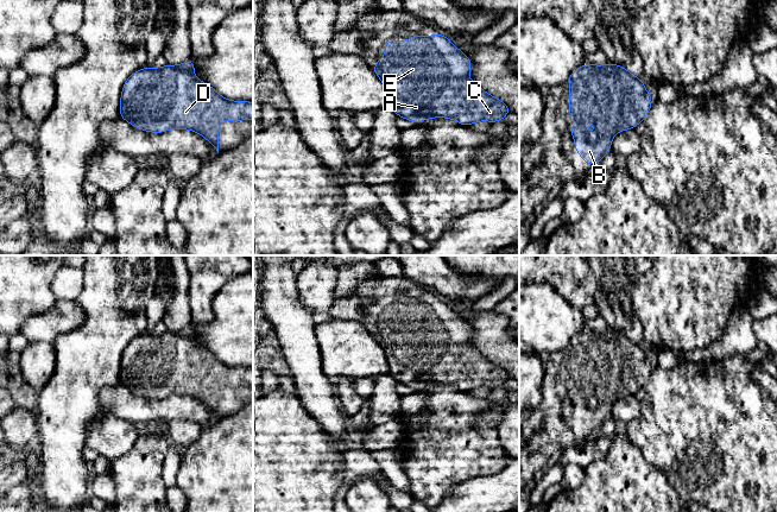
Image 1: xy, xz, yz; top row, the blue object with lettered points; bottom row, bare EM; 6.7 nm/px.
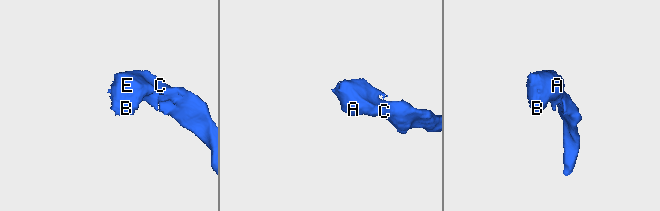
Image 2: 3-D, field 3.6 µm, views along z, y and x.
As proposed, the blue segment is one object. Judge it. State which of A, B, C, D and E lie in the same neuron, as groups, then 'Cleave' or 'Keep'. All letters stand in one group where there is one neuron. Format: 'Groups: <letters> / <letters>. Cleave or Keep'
Groups: A B C D E. Keep

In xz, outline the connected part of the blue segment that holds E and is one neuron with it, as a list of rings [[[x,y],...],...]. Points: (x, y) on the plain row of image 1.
[[[440,298],[436,302],[412,302],[410,306],[388,306],[385,321],[372,334],[384,349],[390,374],[412,388],[448,384],[468,392],[478,387],[501,387],[511,375],[488,361],[468,342],[470,325]]]

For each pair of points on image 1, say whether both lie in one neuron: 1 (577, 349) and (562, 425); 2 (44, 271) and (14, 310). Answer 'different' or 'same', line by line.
1: same
2: same

